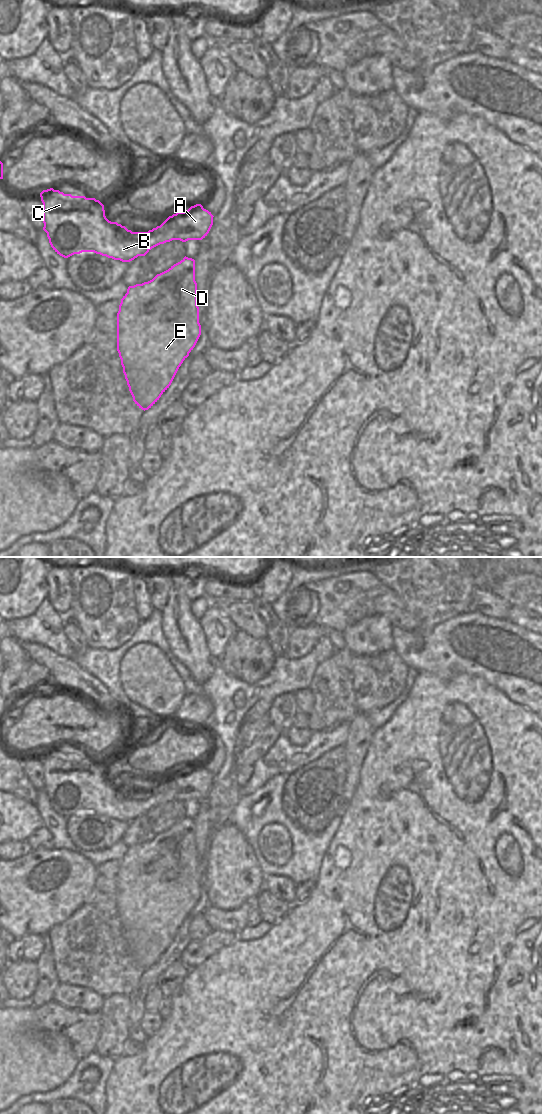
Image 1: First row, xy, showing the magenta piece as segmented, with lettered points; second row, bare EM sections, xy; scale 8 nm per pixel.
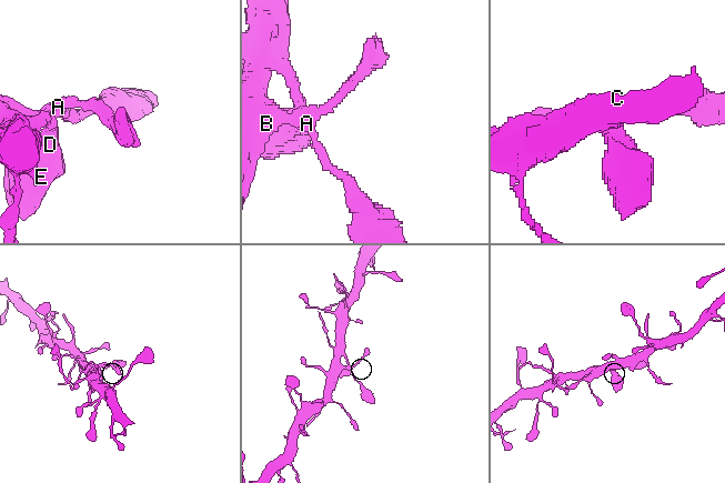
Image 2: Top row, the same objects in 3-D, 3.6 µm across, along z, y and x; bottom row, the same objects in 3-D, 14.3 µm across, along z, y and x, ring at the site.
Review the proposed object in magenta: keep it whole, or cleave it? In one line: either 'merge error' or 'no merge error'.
no merge error

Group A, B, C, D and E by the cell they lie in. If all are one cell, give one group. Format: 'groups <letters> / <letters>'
groups A B C D E

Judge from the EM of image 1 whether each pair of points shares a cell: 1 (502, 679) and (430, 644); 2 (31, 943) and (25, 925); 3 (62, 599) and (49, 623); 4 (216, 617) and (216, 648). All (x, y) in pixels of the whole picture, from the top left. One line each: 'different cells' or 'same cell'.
1: same cell
2: different cells
3: different cells
4: same cell

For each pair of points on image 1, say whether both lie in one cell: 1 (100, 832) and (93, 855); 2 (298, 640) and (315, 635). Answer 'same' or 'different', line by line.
1: different
2: same

